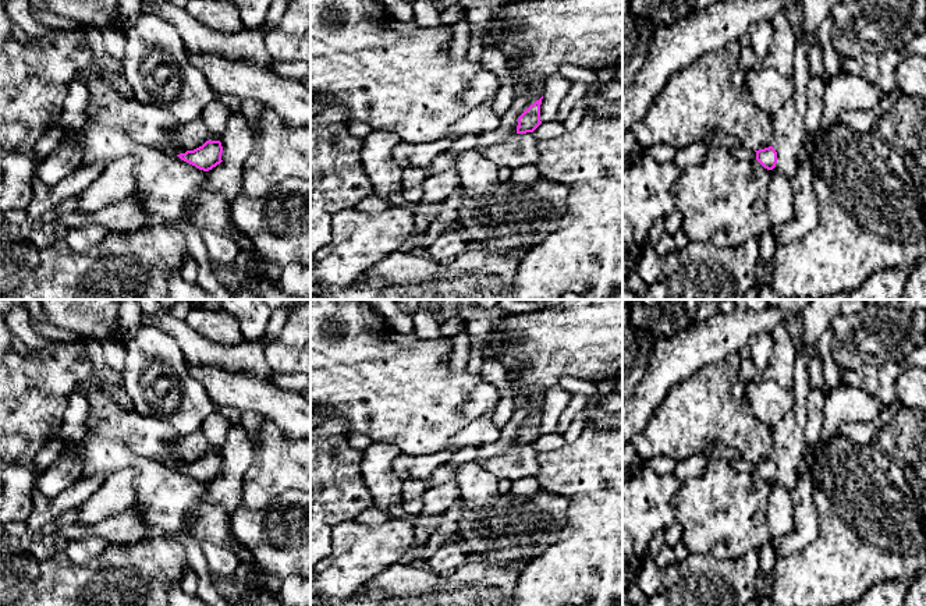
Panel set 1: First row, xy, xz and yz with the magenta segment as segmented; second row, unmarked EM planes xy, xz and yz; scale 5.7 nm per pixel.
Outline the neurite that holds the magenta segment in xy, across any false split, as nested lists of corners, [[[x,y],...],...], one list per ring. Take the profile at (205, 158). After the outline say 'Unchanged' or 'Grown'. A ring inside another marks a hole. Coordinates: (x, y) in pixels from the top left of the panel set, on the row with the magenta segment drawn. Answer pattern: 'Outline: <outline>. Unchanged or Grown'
Outline: [[[209,139],[202,146],[177,156],[199,170],[209,171],[223,162],[221,153],[221,142]]]. Unchanged

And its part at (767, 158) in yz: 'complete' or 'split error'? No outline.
complete

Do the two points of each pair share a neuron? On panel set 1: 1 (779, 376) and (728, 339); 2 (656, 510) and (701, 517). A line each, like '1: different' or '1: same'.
1: different
2: different

